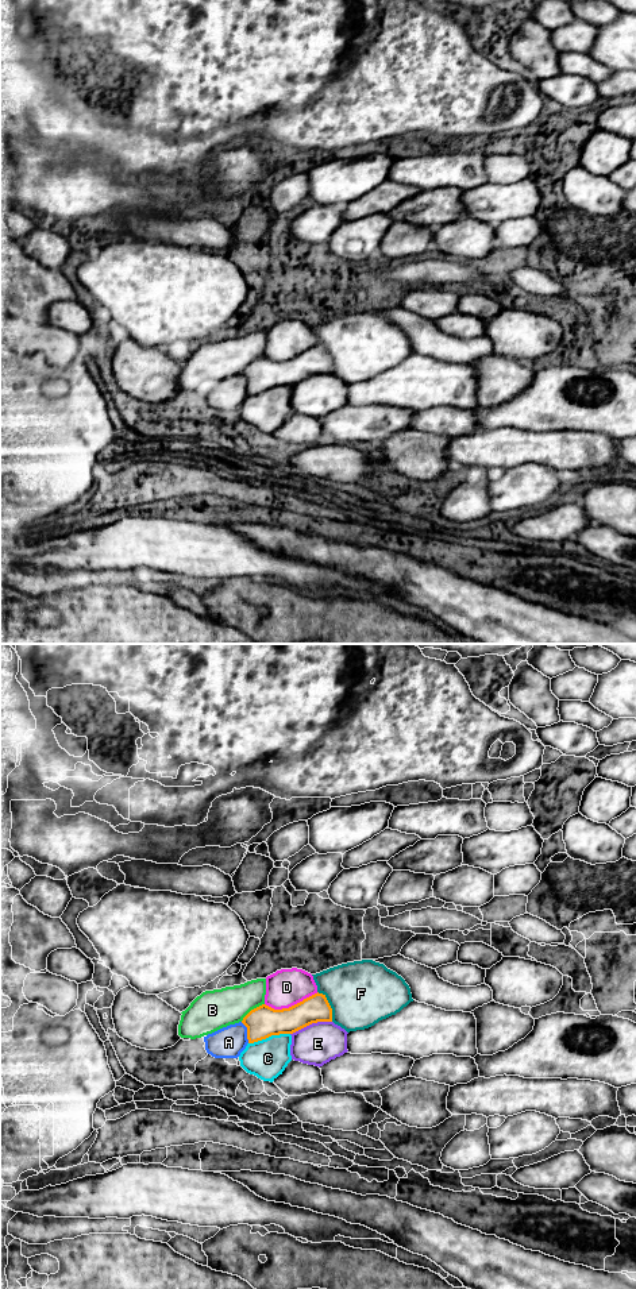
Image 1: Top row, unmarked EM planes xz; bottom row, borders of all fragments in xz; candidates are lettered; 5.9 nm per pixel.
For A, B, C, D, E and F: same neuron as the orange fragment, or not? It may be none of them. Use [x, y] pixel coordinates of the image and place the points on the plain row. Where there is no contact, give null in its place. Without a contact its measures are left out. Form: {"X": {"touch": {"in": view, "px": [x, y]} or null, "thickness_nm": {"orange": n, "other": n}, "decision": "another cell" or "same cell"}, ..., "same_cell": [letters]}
{"A": {"touch": {"in": "xz", "px": [247, 385]}, "thickness_nm": {"orange": 190, "other": 190}, "decision": "another cell"}, "B": {"touch": {"in": "xz", "px": [251, 362]}, "thickness_nm": {"orange": 190, "other": 240}, "decision": "another cell"}, "C": {"touch": {"in": "xz", "px": [269, 388]}, "thickness_nm": {"orange": 190, "other": 240}, "decision": "another cell"}, "D": {"touch": {"in": "xz", "px": [292, 358]}, "thickness_nm": {"orange": 190, "other": 220}, "decision": "another cell"}, "E": {"touch": {"in": "xz", "px": [311, 375]}, "thickness_nm": {"orange": 160, "other": 240}, "decision": "another cell"}, "F": {"touch": {"in": "xz", "px": [330, 358]}, "thickness_nm": {"orange": 160, "other": 400}, "decision": "another cell"}, "same_cell": []}

